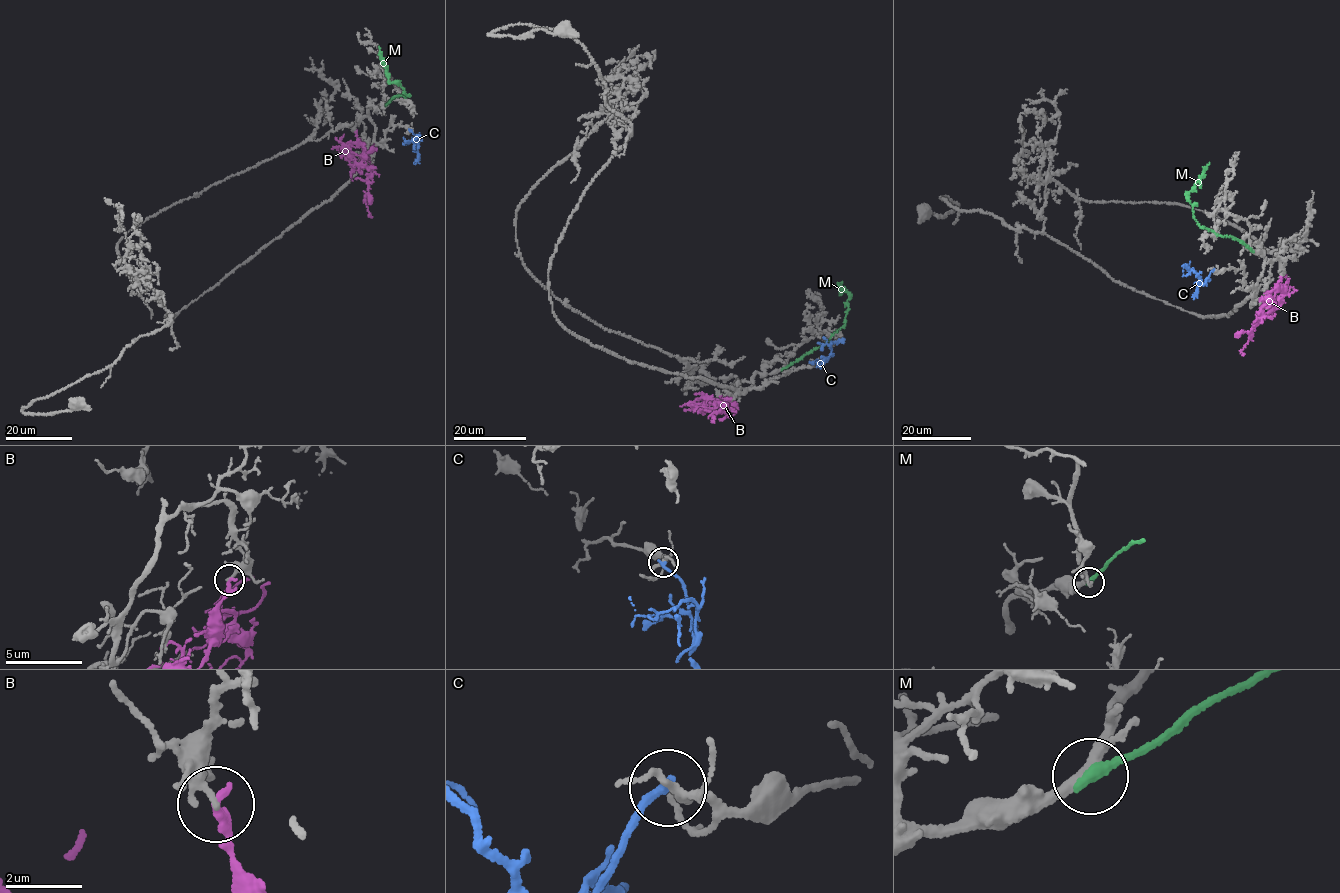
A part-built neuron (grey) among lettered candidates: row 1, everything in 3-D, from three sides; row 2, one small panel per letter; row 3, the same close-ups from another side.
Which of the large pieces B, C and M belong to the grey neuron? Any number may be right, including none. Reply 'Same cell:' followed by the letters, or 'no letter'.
Same cell: no letter

